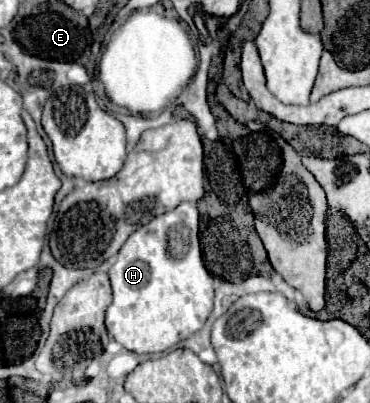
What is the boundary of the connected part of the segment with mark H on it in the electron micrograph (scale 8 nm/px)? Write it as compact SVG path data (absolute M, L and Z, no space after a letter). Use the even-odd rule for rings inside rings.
M183 202L133 232L111 264L109 280L113 302L107 308L105 326L123 348L157 354L201 330L213 308L213 276L203 264L195 204Z

